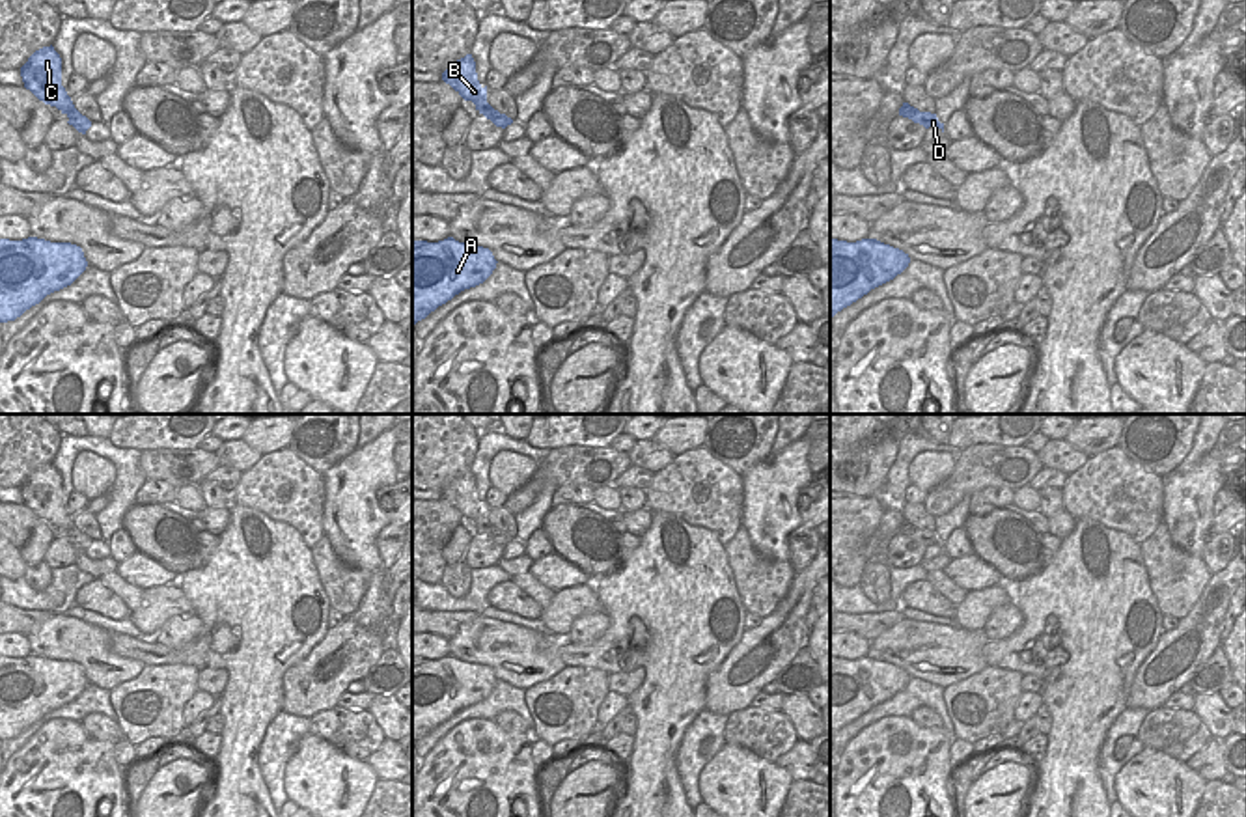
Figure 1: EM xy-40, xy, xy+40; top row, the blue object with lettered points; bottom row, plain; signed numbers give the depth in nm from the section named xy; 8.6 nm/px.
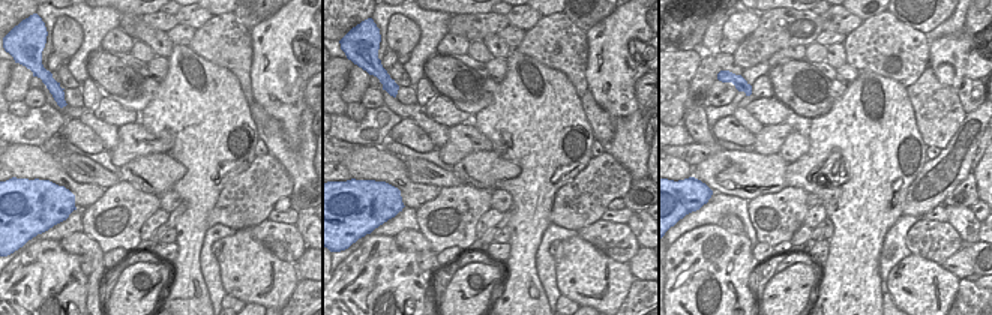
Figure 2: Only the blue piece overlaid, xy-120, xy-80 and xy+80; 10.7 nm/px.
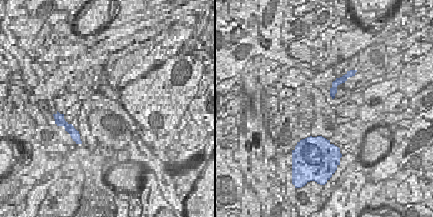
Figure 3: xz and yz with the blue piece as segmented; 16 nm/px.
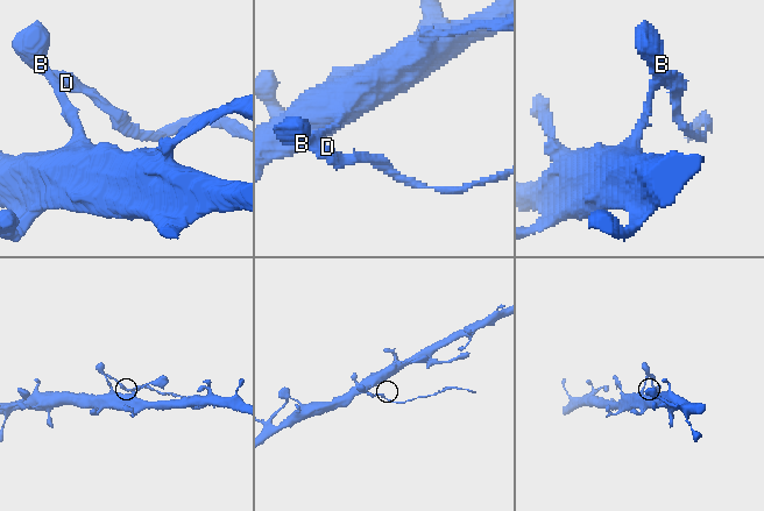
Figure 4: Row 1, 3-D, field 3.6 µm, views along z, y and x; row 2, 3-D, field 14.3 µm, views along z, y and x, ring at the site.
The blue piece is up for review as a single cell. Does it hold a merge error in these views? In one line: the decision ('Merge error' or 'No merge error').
Merge error

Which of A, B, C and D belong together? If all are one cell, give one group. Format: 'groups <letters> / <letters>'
groups A B C / D

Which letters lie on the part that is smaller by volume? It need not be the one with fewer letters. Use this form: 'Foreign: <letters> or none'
Foreign: D

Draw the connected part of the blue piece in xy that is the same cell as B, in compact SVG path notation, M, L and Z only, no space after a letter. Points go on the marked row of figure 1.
M472 54L453 62L444 73L442 80L450 84L464 101L481 104L487 101L487 86L478 80L476 62Z

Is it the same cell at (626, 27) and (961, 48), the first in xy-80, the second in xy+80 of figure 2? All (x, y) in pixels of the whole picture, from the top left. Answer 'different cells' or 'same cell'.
same cell

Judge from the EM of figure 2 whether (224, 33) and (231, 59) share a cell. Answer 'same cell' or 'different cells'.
same cell

